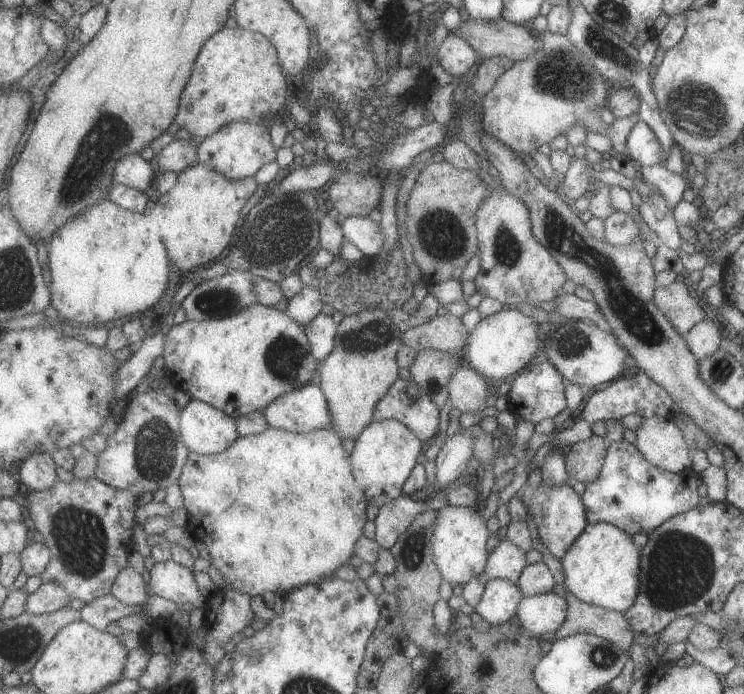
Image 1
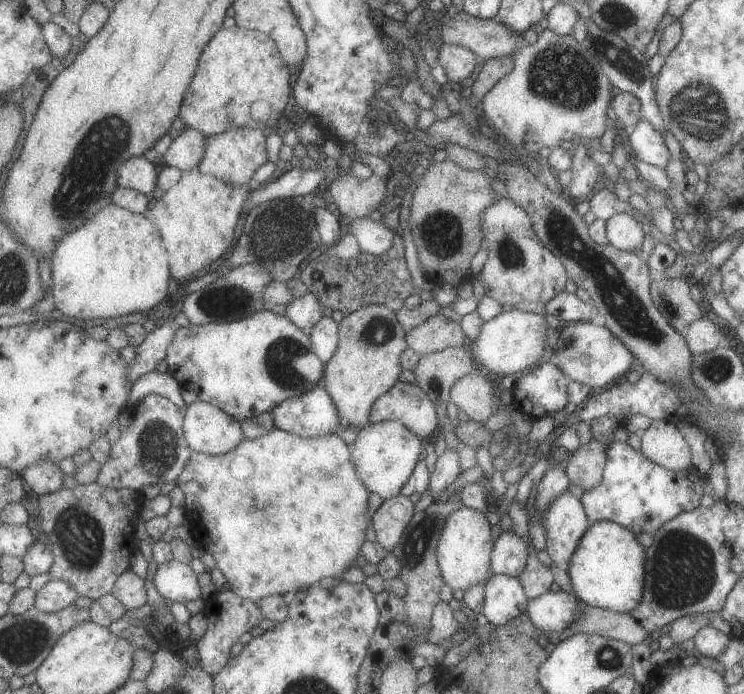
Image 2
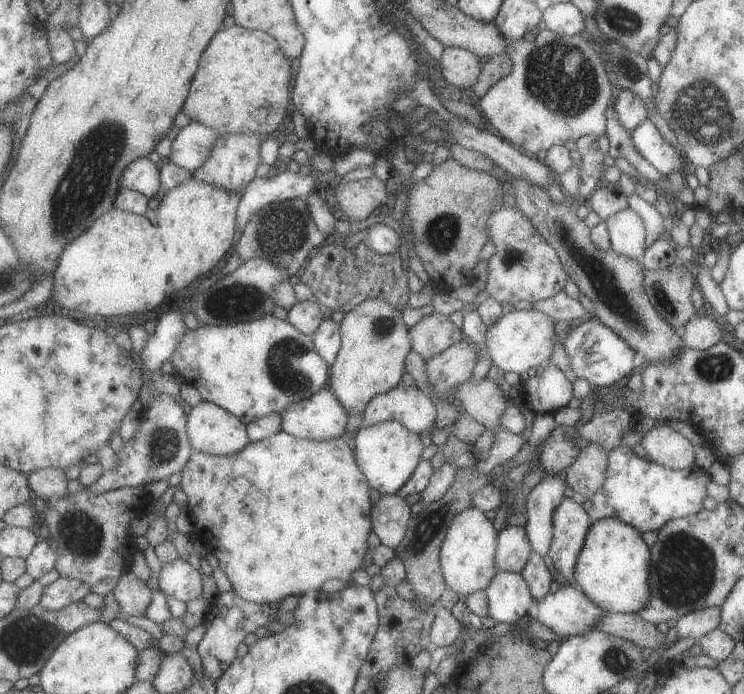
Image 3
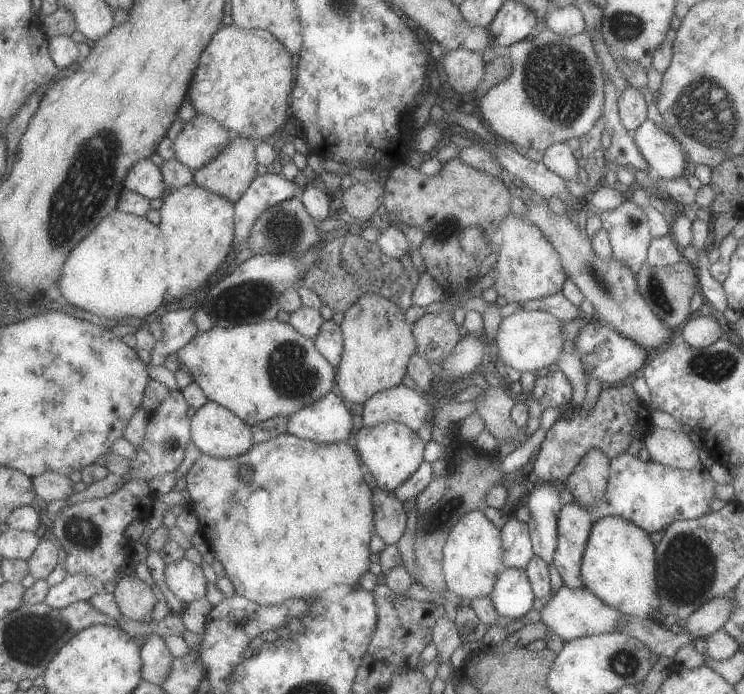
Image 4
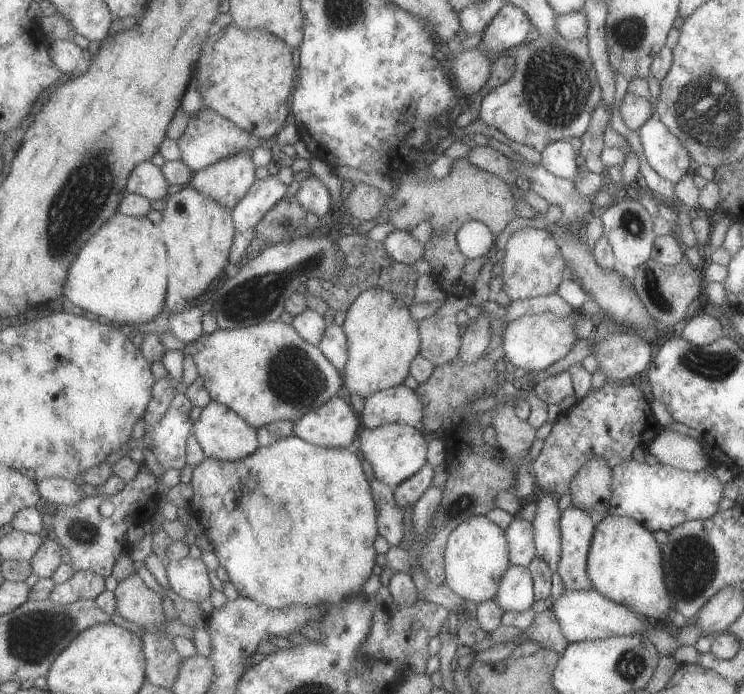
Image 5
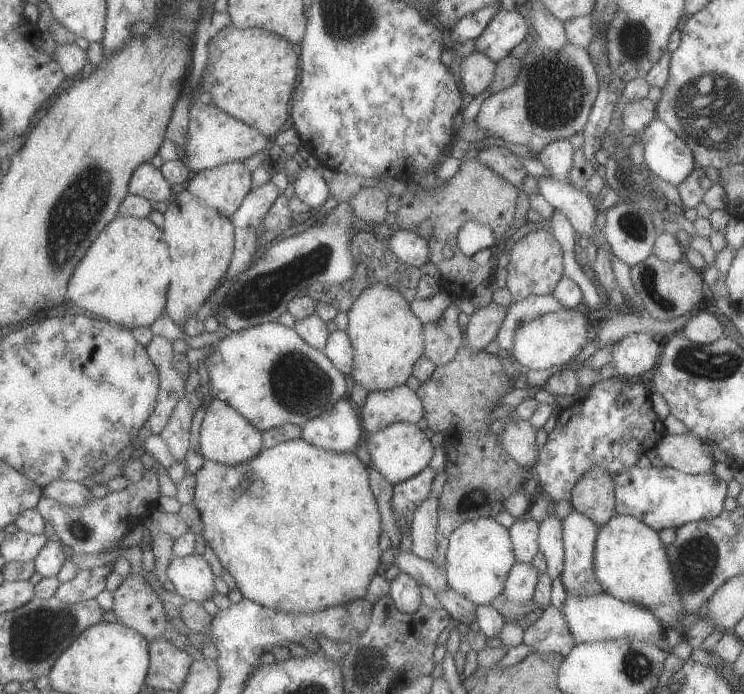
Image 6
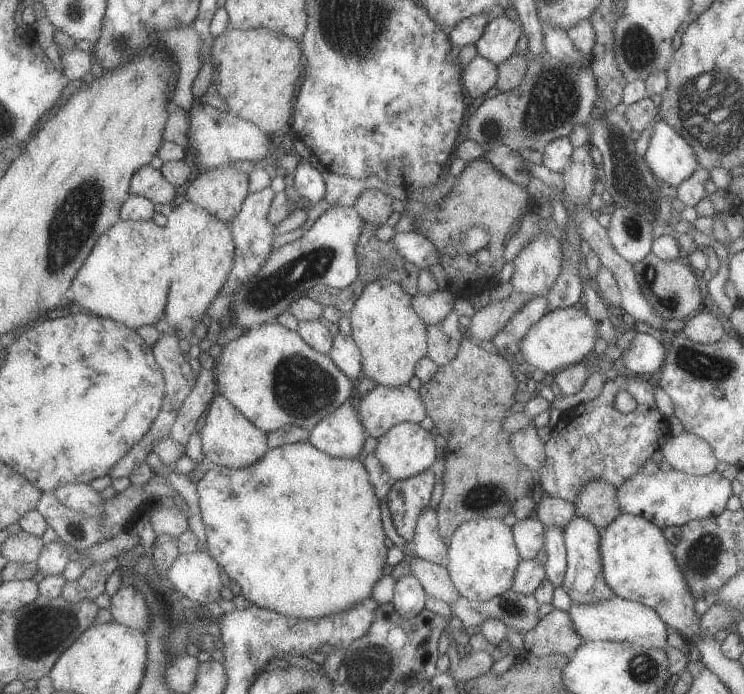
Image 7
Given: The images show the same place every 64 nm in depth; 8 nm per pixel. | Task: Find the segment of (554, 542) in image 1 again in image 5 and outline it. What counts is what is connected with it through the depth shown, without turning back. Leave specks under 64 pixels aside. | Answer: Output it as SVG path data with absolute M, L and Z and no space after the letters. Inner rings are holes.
M573 506L560 512L560 559L556 572L565 591L588 591L592 582L586 573L587 553L595 532L595 520Z

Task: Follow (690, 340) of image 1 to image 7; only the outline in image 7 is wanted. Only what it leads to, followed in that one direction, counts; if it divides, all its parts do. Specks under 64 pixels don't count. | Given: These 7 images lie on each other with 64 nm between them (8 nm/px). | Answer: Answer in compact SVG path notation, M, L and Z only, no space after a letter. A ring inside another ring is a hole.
M695 312L685 320L681 330L696 343L714 343L725 338L721 323L709 312Z

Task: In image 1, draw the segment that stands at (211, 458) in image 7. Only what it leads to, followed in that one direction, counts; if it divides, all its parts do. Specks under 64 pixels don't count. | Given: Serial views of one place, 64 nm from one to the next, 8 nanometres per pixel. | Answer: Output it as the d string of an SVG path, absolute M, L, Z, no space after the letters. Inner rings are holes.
M195 398L182 409L182 433L190 450L204 455L225 452L242 436L235 417Z

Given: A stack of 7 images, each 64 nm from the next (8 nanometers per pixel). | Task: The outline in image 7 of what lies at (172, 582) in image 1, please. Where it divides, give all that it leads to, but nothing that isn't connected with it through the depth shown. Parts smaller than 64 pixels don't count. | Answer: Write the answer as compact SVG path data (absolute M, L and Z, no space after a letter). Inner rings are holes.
M209 550L181 553L169 569L168 575L186 600L199 604L221 602L222 566Z

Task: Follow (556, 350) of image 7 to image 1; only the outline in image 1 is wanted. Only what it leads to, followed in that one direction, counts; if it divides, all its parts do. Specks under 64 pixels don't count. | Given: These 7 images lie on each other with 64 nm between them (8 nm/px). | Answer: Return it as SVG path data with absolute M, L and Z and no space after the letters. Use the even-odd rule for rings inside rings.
M510 308L501 309L493 316L482 317L474 332L470 332L468 346L463 352L467 364L476 368L488 381L510 379L511 374L516 374L531 364L533 356L537 354L539 340L537 340L537 324L527 318L521 310Z

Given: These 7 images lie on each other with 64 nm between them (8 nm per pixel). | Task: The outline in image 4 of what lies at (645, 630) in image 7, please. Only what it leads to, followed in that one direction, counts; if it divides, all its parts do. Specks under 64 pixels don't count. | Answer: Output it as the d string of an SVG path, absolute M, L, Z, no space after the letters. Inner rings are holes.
M563 584L548 599L539 611L540 620L545 626L553 629L561 640L570 641L601 633L615 633L618 630L622 613L612 606L607 606L590 590L570 589Z

